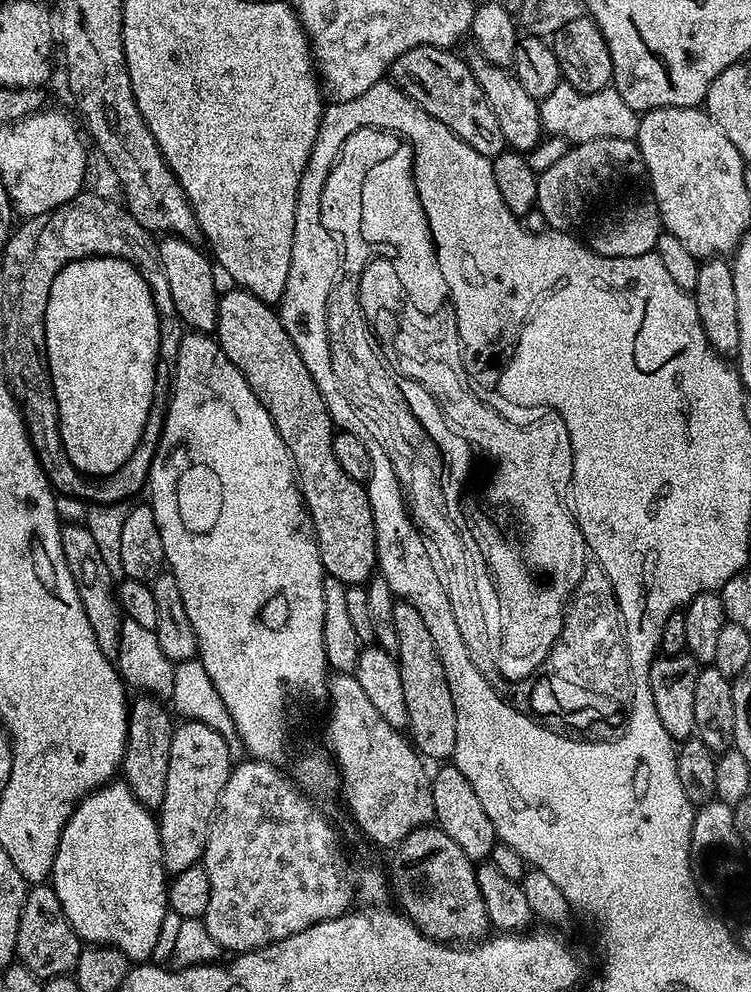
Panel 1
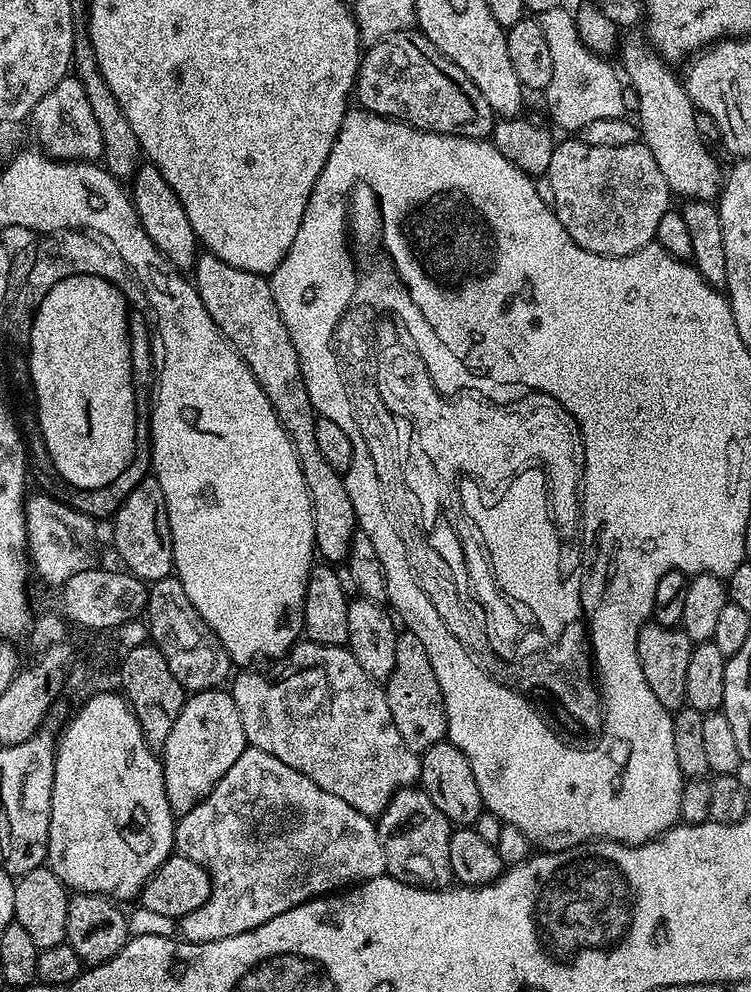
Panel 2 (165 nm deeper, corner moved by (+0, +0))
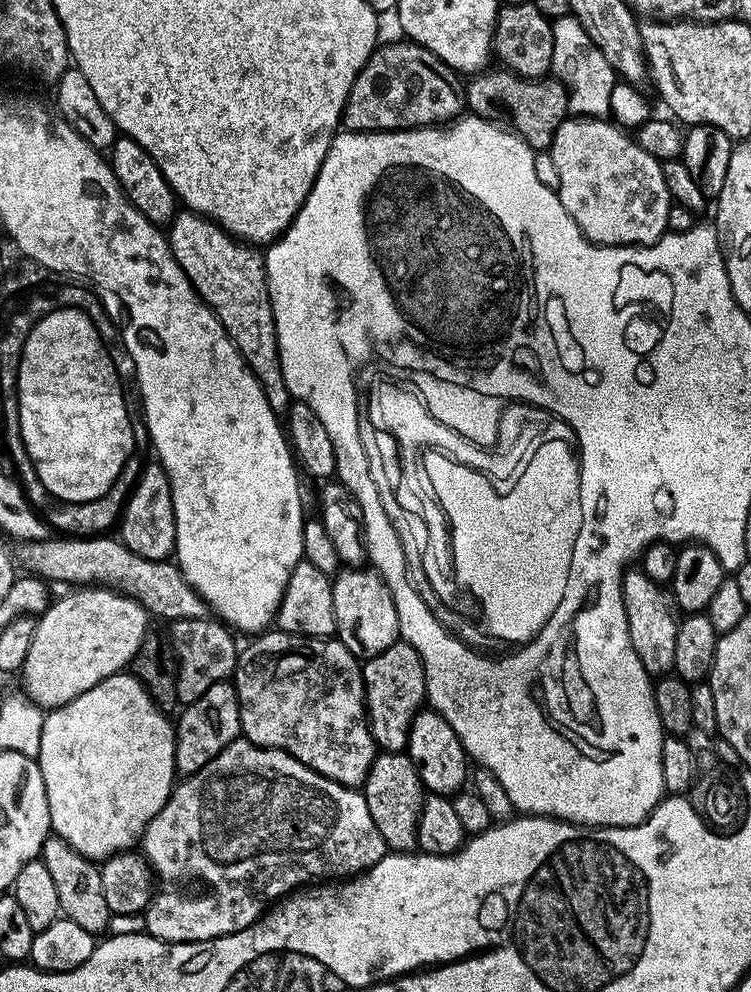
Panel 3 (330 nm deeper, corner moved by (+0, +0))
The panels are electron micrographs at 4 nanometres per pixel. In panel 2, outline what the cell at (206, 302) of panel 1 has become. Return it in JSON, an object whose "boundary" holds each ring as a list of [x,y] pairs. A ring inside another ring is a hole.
{"boundary":[[[144,162],[137,167],[131,177],[130,195],[132,205],[136,207],[138,218],[142,222],[142,230],[150,234],[150,242],[158,246],[158,250],[178,269],[188,270],[196,263],[198,241],[194,234],[194,226],[190,226],[190,218],[186,218],[186,210],[182,202],[178,202],[178,194],[162,178],[158,166]]]}

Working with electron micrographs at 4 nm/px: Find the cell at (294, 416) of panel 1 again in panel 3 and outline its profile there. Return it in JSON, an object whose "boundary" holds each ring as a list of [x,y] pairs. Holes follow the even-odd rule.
{"boundary":[[[191,210],[177,211],[166,228],[168,245],[186,278],[194,286],[194,290],[208,303],[215,316],[220,319],[226,334],[234,342],[234,346],[242,354],[246,366],[258,378],[262,386],[262,394],[266,394],[266,402],[277,414],[287,413],[290,407],[290,397],[286,390],[286,378],[282,378],[282,362],[278,354],[278,338],[274,326],[274,310],[270,302],[268,279],[264,269],[264,252],[259,247],[231,236],[219,224]]]}

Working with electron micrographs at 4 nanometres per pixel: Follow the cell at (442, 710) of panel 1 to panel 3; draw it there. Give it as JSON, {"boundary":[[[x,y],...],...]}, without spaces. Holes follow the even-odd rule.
{"boundary":[[[398,642],[382,654],[363,661],[364,706],[368,728],[376,739],[377,749],[385,752],[404,752],[408,746],[408,731],[412,719],[425,707],[426,678],[422,658],[414,646]]]}

